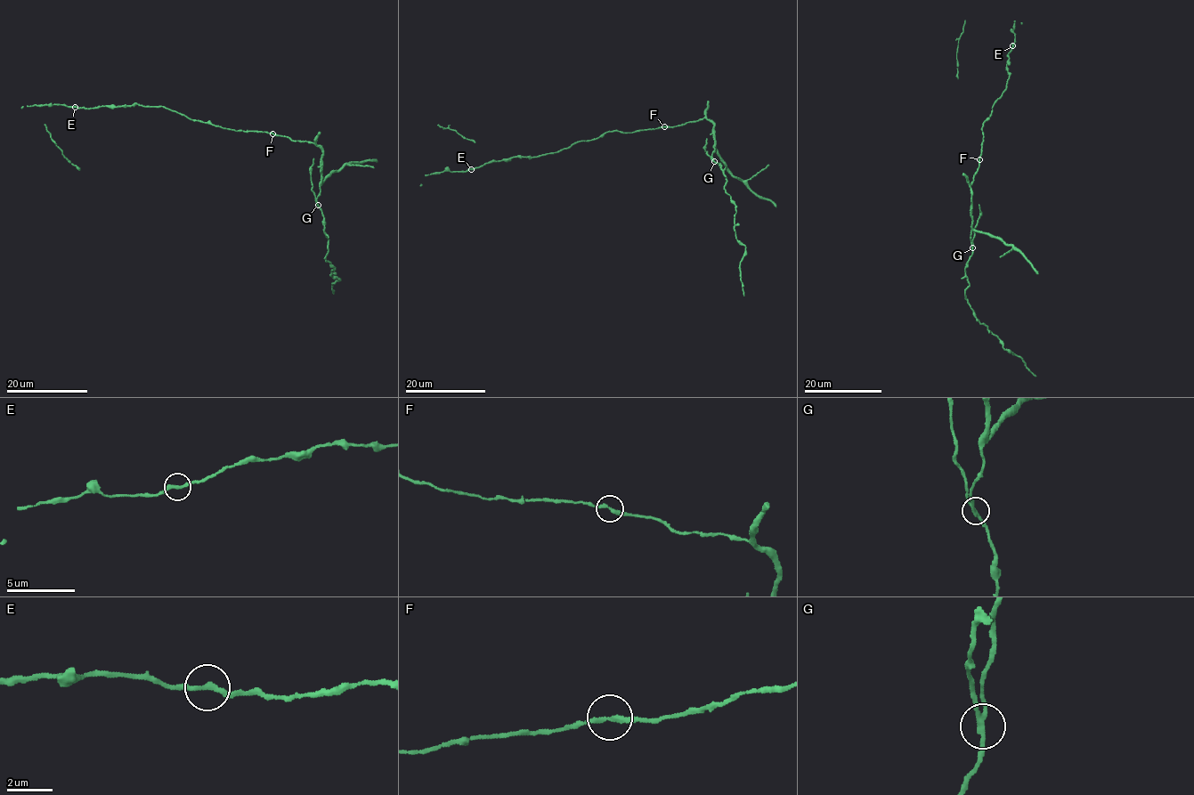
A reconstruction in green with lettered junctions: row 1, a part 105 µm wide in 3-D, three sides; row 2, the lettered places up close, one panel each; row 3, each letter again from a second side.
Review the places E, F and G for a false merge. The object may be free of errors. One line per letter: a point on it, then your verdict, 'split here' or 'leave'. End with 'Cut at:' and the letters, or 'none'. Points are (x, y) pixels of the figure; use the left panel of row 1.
E: place (75, 107); leave
F: place (272, 133); leave
G: place (318, 205); split here
Cut at: G

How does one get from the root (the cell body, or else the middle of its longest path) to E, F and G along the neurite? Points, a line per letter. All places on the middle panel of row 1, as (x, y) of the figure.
E: (650, 130), (606, 132), (595, 139), (576, 141), (556, 152), (503, 158), (471, 169)
F: (650, 130), (664, 126)
G: (650, 130), (708, 119), (713, 124), (715, 147), (711, 156), (714, 161)

